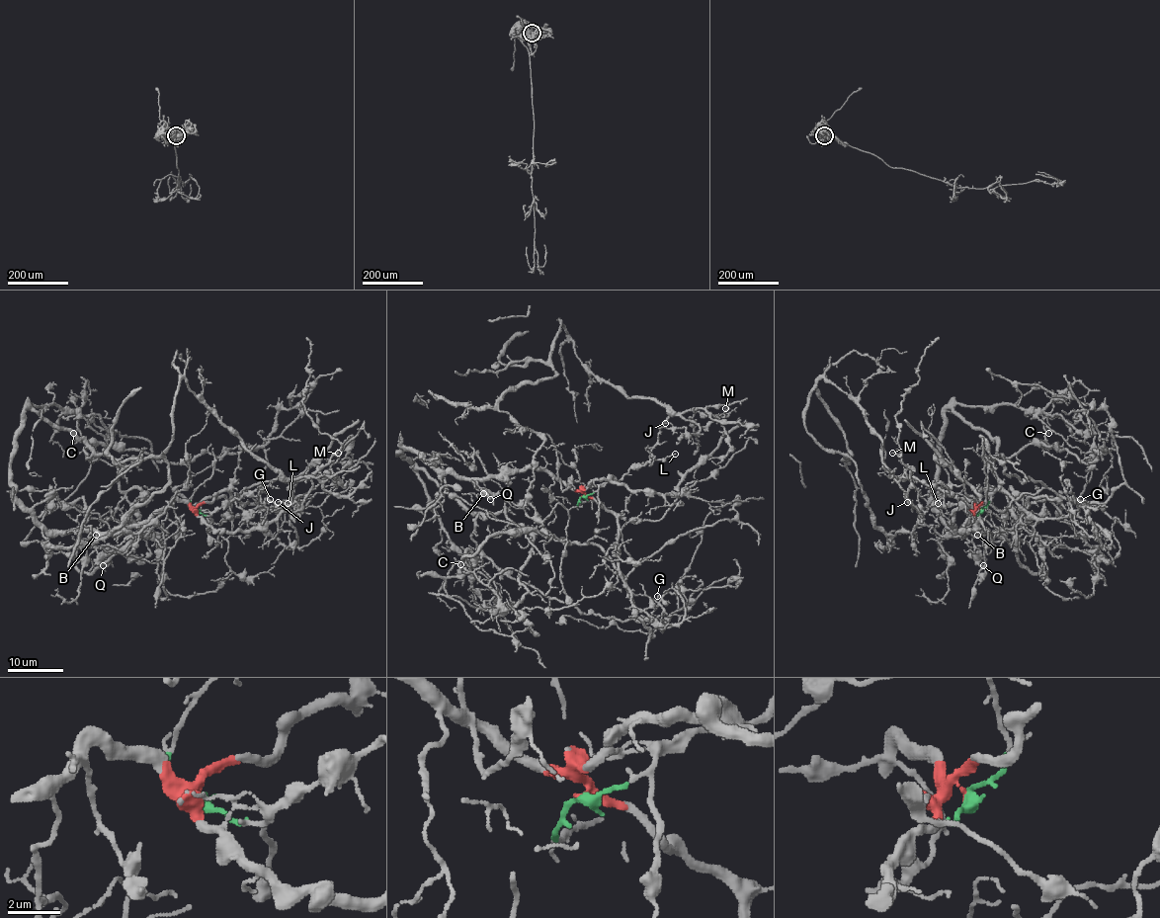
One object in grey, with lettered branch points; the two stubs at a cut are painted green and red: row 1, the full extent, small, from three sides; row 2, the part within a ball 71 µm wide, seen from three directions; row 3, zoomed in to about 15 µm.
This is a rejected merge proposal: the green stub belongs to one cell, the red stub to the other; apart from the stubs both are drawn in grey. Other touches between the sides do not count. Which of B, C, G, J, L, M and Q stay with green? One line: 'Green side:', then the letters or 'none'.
Green side: J, L, M

